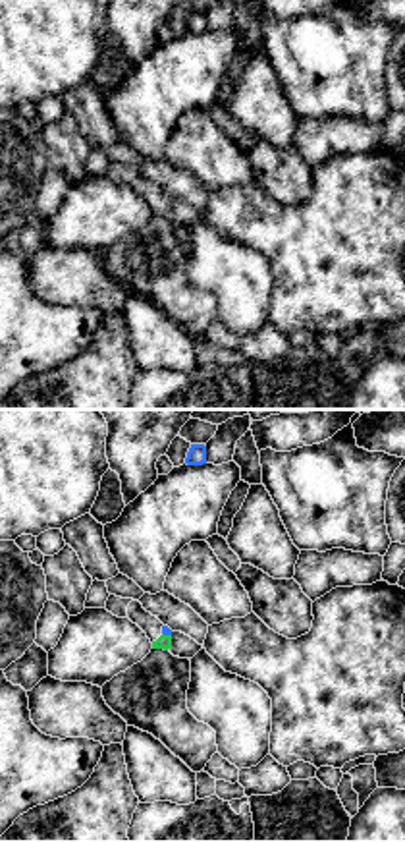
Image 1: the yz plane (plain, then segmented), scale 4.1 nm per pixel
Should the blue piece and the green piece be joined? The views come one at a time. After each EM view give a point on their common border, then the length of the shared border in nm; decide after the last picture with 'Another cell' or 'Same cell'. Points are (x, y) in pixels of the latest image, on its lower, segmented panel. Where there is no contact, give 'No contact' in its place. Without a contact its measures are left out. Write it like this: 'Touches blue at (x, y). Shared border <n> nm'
Touches blue at (166, 634). Shared border 40 nm

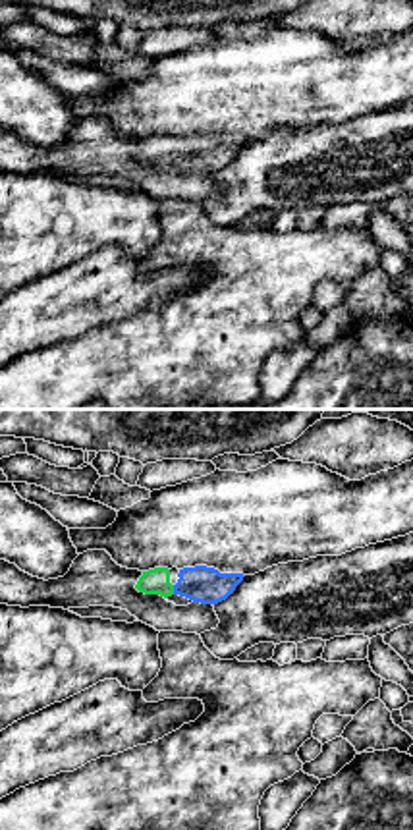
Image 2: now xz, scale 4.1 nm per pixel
Touches blue at (174, 589). Shared border 40 nm

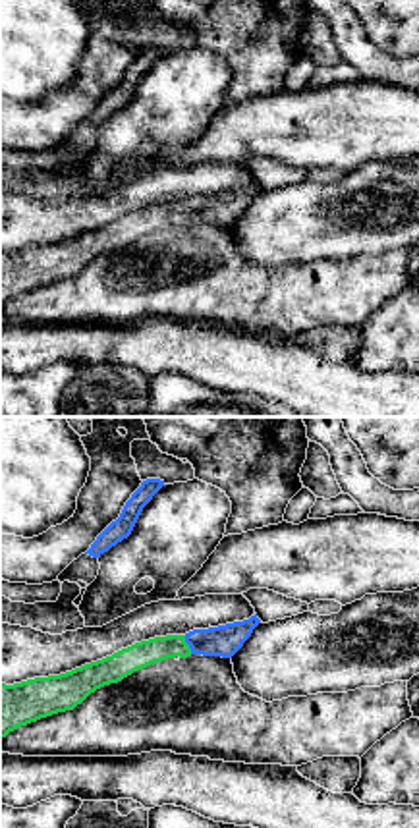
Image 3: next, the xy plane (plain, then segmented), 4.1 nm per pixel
Touches blue at (188, 643). Shared border 90 nm

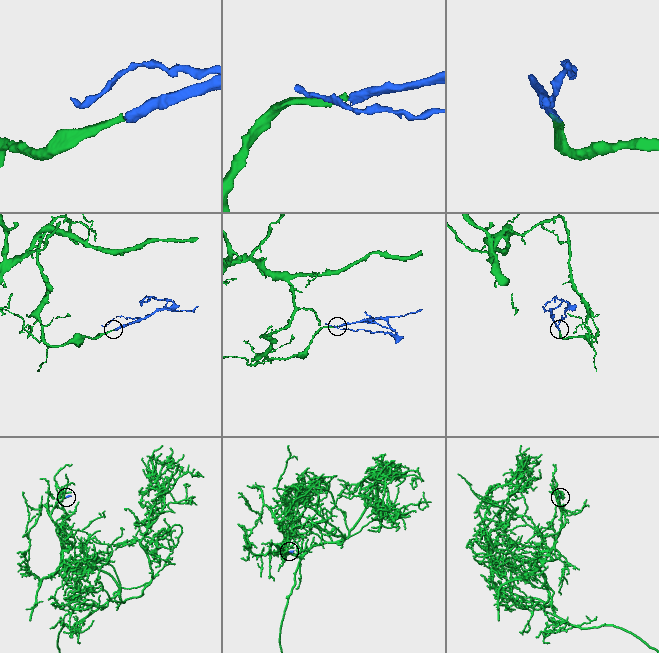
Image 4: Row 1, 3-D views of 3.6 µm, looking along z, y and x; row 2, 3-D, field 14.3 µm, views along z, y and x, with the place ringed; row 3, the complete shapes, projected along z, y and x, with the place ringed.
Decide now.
Same cell

